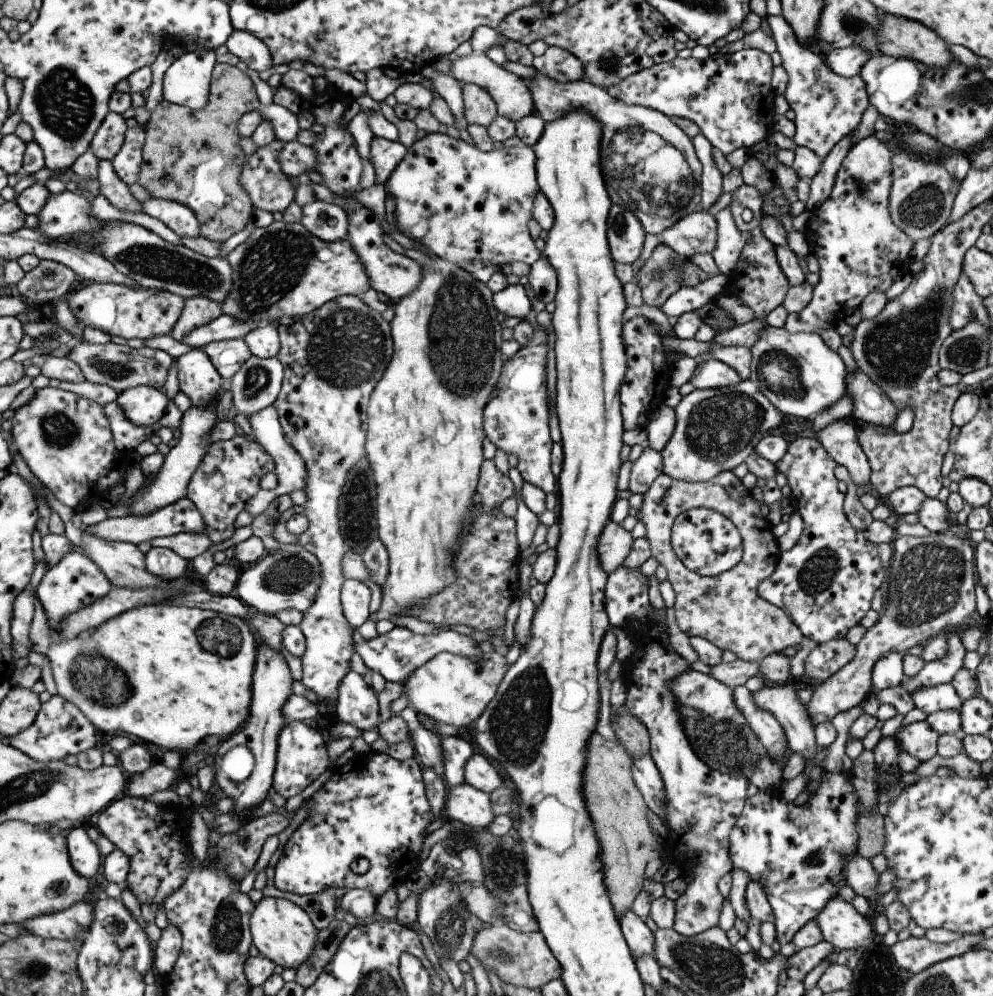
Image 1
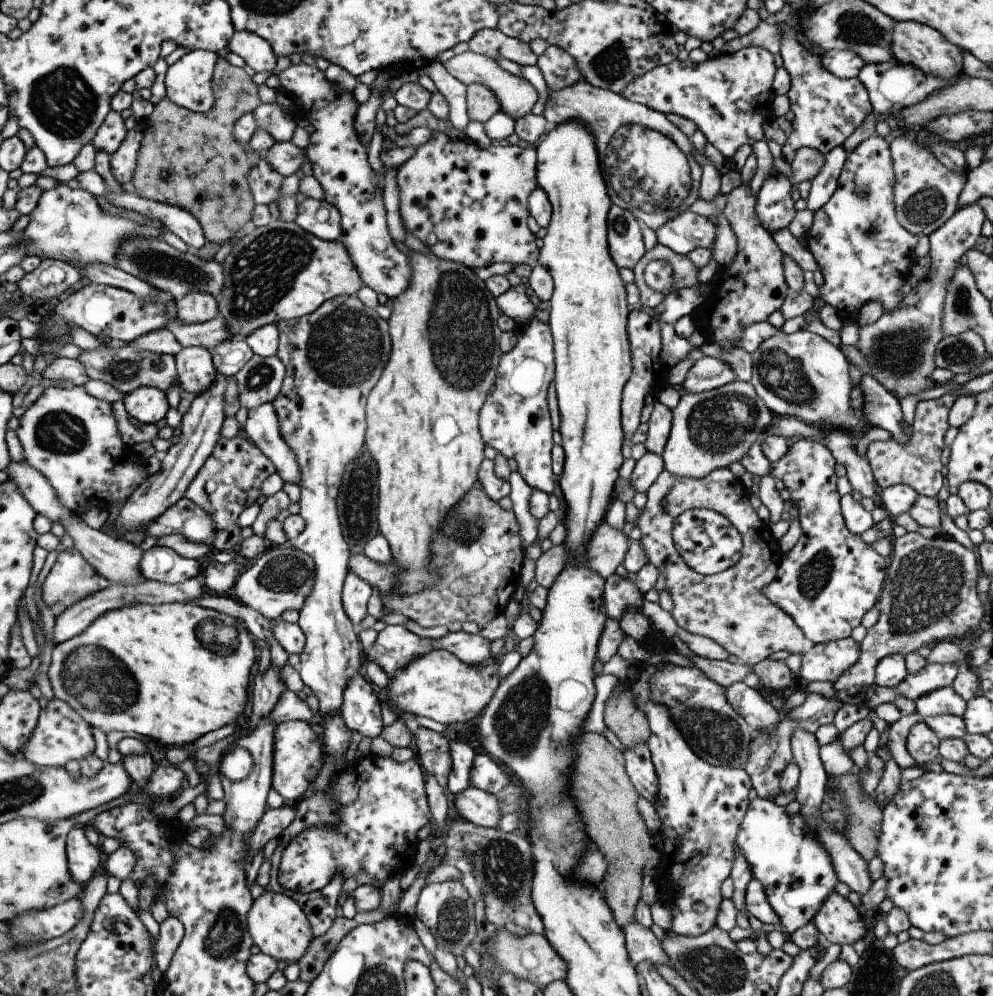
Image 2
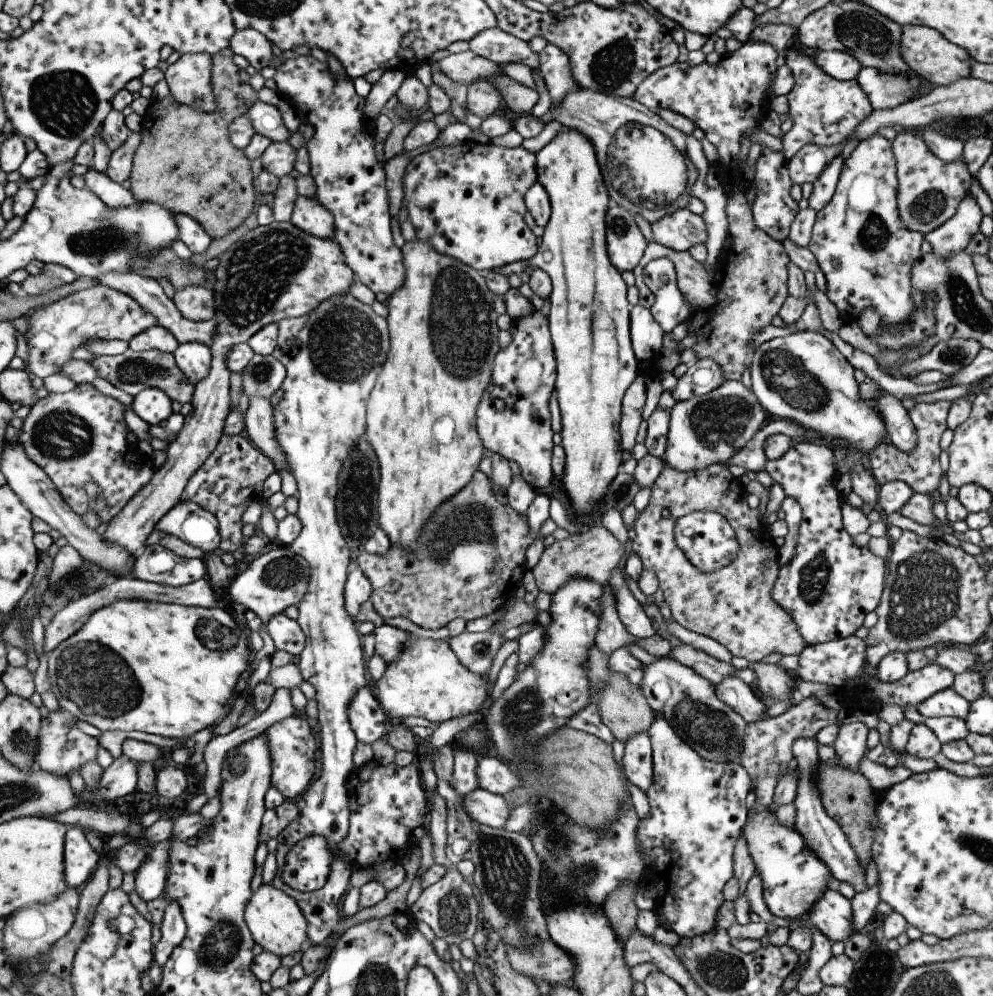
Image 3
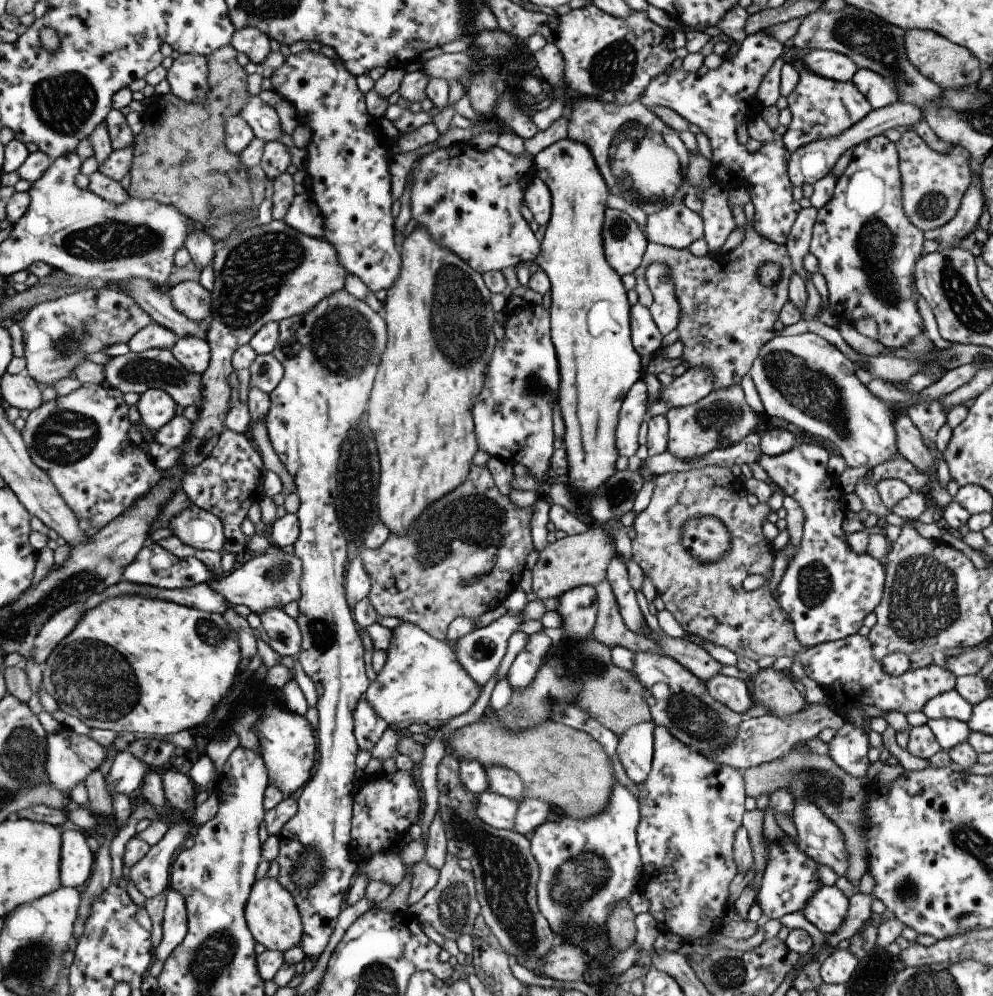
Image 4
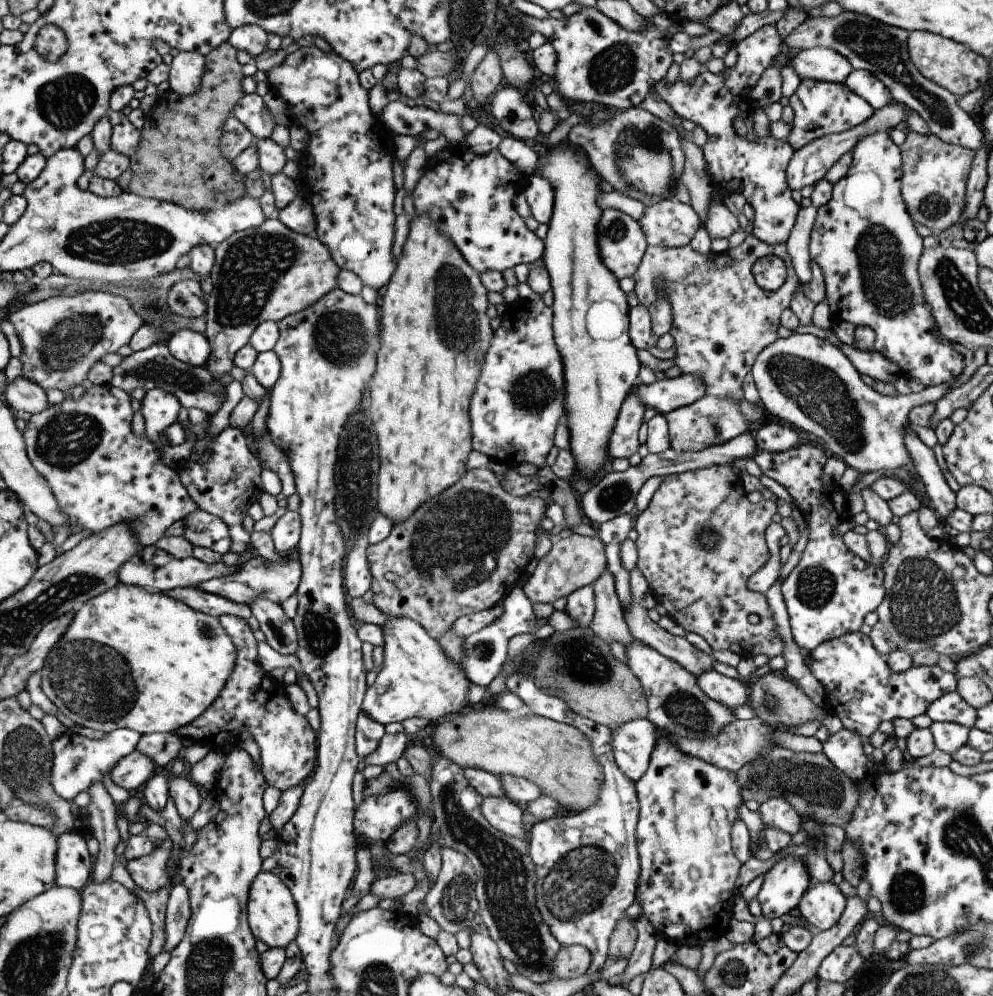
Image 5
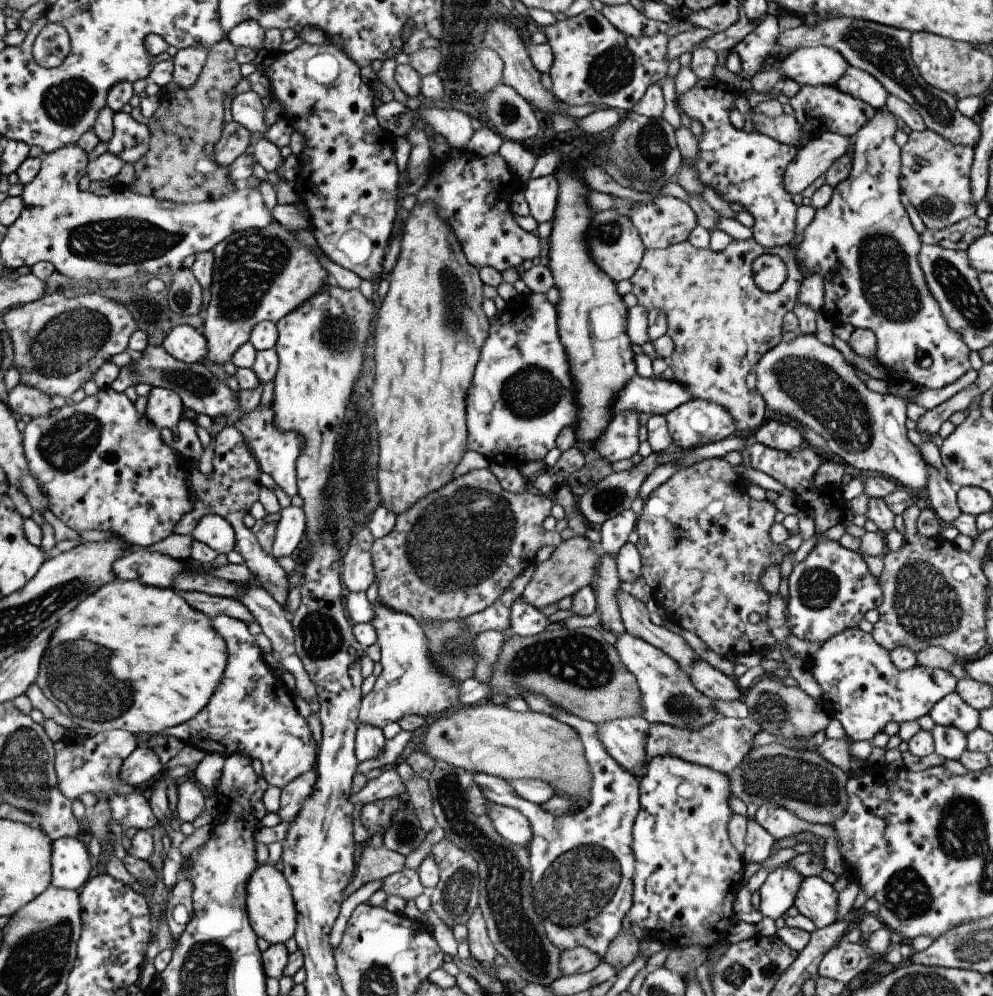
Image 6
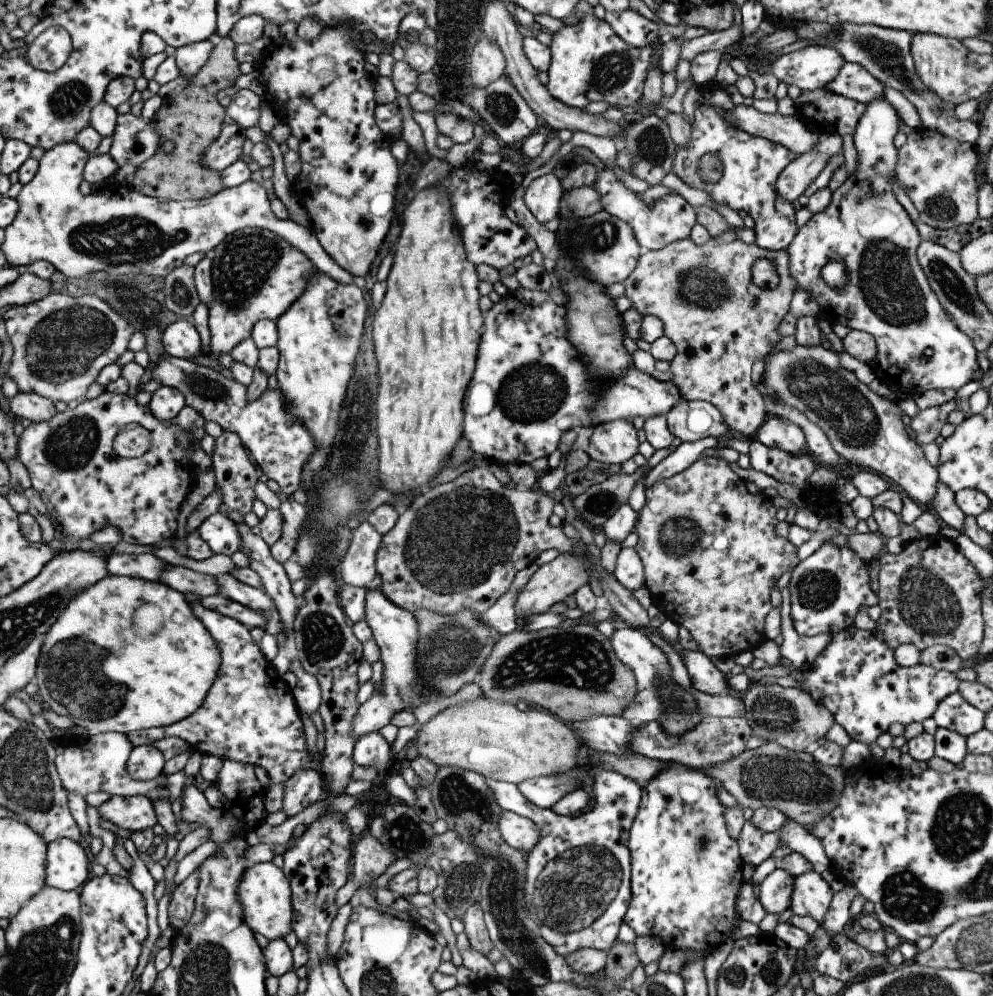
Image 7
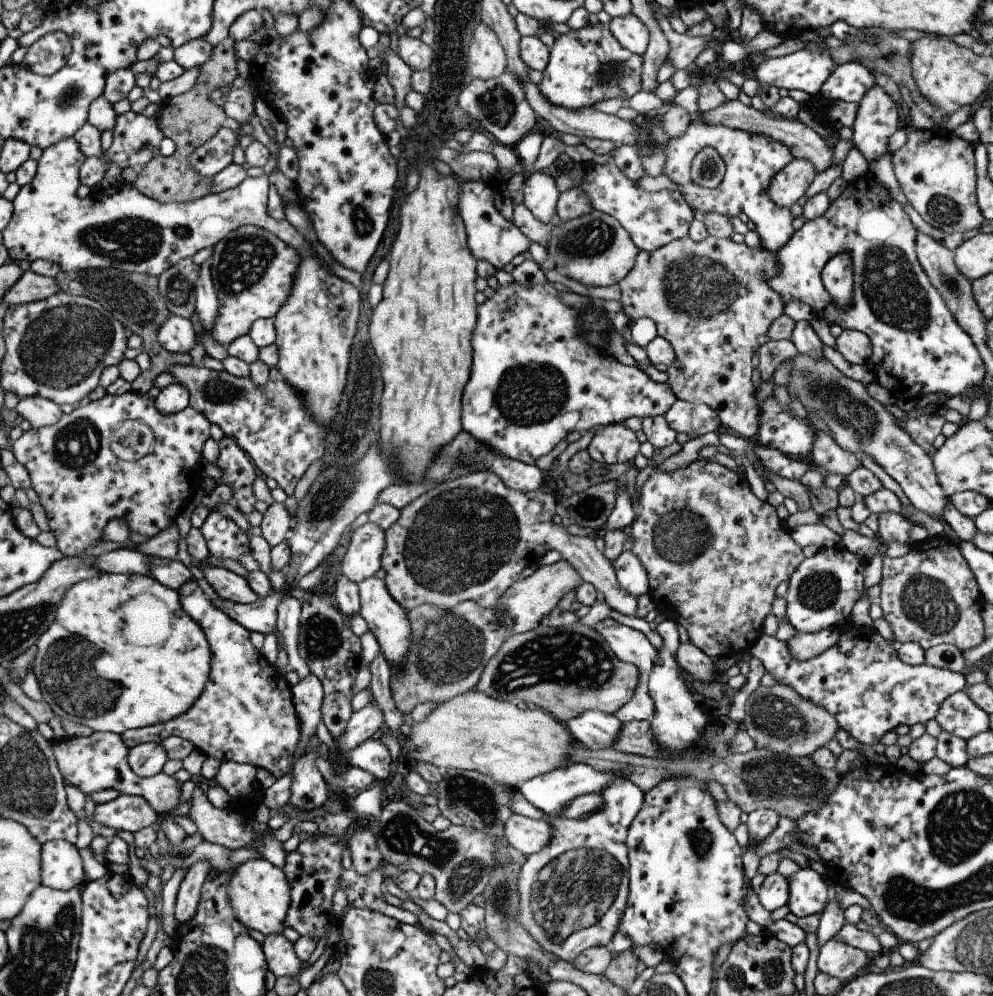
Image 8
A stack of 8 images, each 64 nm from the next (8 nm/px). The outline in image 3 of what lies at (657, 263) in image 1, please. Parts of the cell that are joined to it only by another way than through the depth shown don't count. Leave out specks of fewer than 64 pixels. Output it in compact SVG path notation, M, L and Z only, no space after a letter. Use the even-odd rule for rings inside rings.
M741 192L728 195L726 216L730 228L734 230L736 244L720 254L714 270L706 270L706 266L696 262L689 252L676 252L656 241L647 244L642 260L633 270L639 304L649 308L654 304L655 296L644 282L644 267L656 259L673 262L678 290L690 306L688 335L698 336L691 348L698 359L712 358L718 362L728 381L741 380L742 372L750 366L757 349L752 346L754 334L772 322L789 296L787 278L791 260L781 242L754 224L752 209Z

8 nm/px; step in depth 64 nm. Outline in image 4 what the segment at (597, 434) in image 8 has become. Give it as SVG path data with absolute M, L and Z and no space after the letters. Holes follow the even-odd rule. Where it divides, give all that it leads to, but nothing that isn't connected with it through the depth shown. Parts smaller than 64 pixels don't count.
M641 378L626 393L616 427L616 450L619 456L630 457L638 450L638 429L644 422L648 393Z

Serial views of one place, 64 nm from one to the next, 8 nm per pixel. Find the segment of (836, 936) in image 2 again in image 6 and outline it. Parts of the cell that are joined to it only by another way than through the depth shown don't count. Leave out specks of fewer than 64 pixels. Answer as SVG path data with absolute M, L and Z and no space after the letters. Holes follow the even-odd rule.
M818 876L804 877L794 906L800 914L810 918L817 929L826 928L837 918L839 888Z

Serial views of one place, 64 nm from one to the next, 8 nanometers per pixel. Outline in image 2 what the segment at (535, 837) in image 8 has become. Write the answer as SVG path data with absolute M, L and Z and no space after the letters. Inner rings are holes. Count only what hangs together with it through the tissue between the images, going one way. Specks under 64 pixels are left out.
M474 786L451 799L461 818L483 828L497 829L504 816L495 796Z

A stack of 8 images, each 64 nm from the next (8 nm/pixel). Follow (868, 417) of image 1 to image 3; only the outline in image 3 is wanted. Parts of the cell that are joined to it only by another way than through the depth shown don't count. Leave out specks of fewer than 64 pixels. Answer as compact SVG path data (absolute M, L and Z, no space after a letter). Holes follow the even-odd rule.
M881 390L879 395L866 402L869 402L874 410L878 410L880 418L884 420L886 432L890 435L889 440L897 450L906 454L914 452L914 448L918 444L918 436L916 436L915 426L901 400Z

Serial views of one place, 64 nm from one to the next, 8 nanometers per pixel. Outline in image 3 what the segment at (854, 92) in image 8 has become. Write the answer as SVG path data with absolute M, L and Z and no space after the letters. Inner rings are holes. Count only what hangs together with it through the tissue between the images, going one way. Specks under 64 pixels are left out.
M862 67L856 77L856 82L866 92L873 110L892 110L896 106L906 104L906 102L910 102L910 100L914 100L920 95L918 90L924 84L931 84L923 80L922 76L919 76L914 71L911 71L909 74L902 74L902 72L894 74L894 72L884 72L874 67Z

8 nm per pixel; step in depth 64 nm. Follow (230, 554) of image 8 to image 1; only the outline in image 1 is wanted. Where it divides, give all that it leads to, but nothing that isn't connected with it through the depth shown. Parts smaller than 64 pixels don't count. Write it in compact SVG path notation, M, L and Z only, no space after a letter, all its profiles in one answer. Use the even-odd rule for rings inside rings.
M187 497L166 506L153 514L134 517L130 515L121 517L108 517L103 522L92 527L82 527L82 531L88 531L105 540L131 543L139 545L144 541L152 541L157 537L168 537L181 533L207 535L206 524L198 508Z

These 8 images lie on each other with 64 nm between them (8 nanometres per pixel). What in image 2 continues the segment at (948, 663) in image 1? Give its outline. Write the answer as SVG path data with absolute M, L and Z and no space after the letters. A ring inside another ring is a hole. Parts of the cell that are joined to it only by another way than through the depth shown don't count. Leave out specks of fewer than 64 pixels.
M928 663L923 670L908 674L895 687L896 692L916 702L930 692L952 686L959 668L959 665Z

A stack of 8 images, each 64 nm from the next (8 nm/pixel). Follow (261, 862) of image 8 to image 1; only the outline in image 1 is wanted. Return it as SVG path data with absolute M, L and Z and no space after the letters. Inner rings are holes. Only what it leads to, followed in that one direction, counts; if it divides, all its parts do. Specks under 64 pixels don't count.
M263 897L250 916L249 928L253 944L260 955L284 969L301 966L310 957L317 942L318 931L306 912L284 898Z

